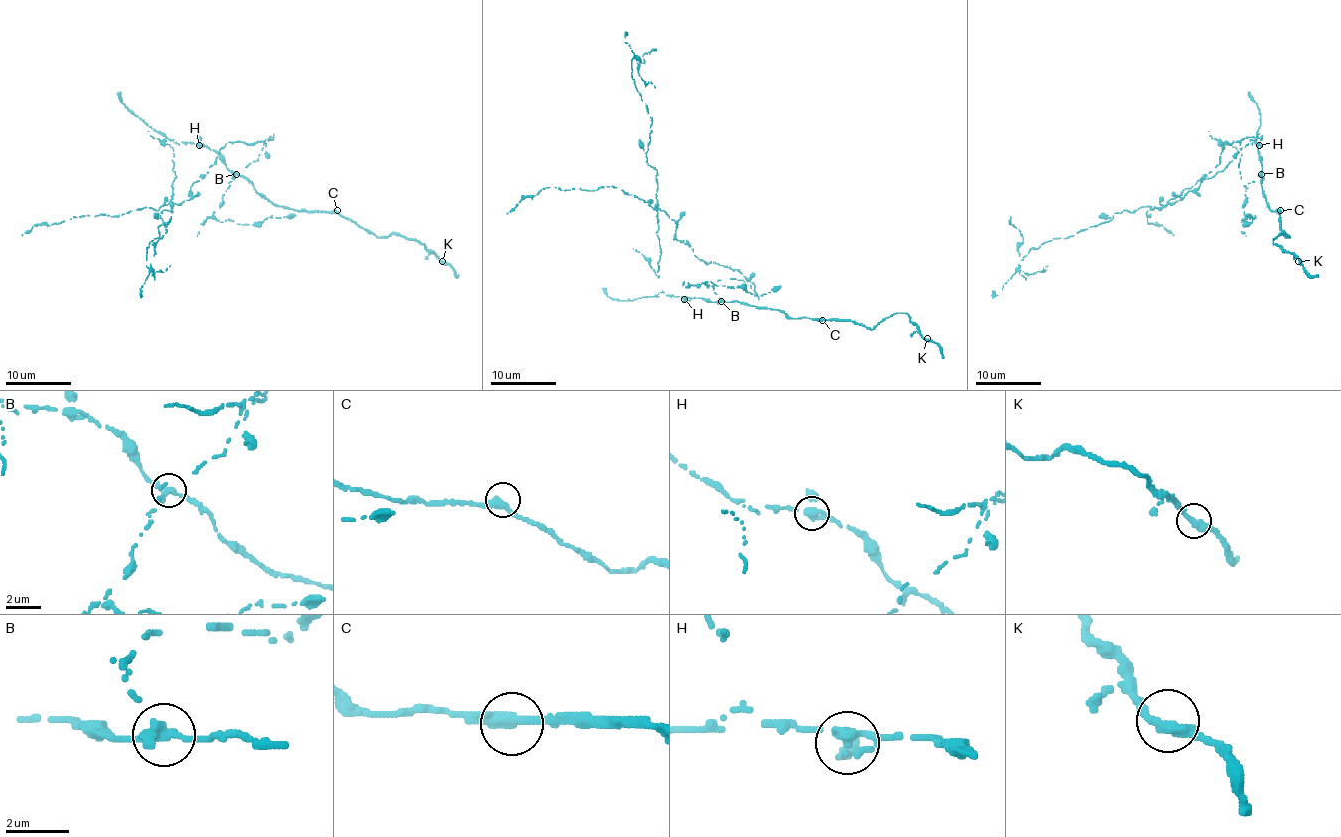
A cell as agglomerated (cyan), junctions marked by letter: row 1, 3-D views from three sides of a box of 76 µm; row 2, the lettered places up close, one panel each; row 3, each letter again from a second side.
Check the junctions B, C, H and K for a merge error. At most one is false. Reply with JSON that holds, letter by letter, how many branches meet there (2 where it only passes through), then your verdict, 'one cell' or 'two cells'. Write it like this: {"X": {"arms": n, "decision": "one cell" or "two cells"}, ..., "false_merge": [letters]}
{"B": {"arms": 2, "decision": "two cells"}, "C": {"arms": 2, "decision": "one cell"}, "H": {"arms": 3, "decision": "one cell"}, "K": {"arms": 2, "decision": "one cell"}, "false_merge": ["B"]}

